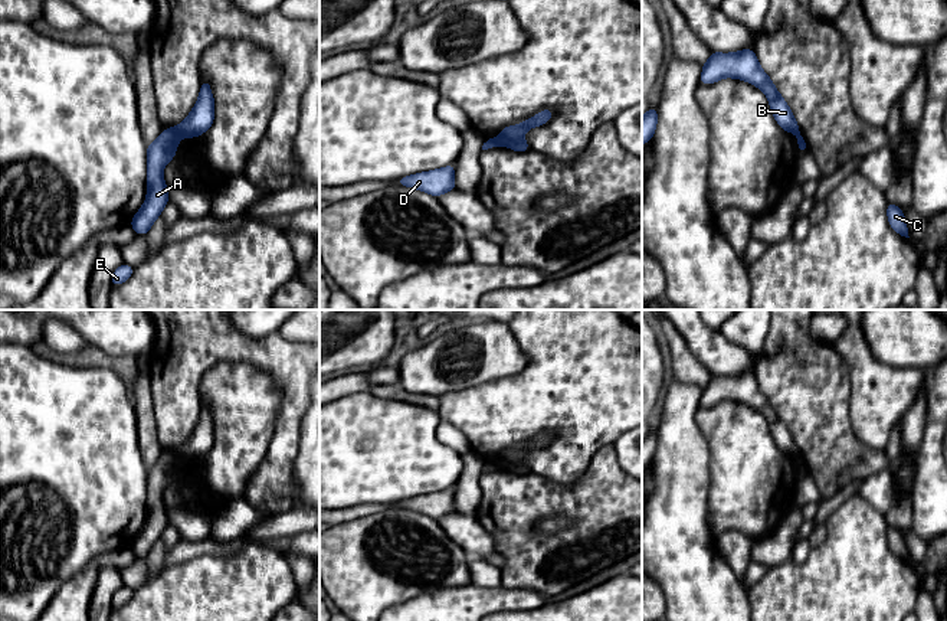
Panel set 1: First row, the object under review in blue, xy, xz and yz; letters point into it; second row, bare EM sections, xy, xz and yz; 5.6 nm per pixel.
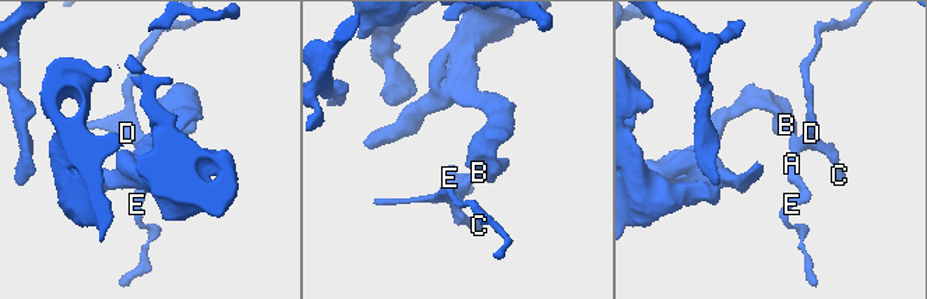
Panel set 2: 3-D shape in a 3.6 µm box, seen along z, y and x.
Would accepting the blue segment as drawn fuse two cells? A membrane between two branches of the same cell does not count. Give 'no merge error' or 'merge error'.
merge error

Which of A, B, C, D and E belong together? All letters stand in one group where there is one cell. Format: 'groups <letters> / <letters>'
groups A C D E / B

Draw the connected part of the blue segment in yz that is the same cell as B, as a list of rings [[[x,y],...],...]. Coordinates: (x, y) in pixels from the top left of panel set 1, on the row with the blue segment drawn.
[[[743,49],[733,53],[711,52],[710,59],[702,65],[699,84],[710,85],[722,78],[747,81],[760,88],[769,98],[769,105],[780,128],[794,135],[800,133],[792,110],[769,75],[761,69],[754,50]]]

